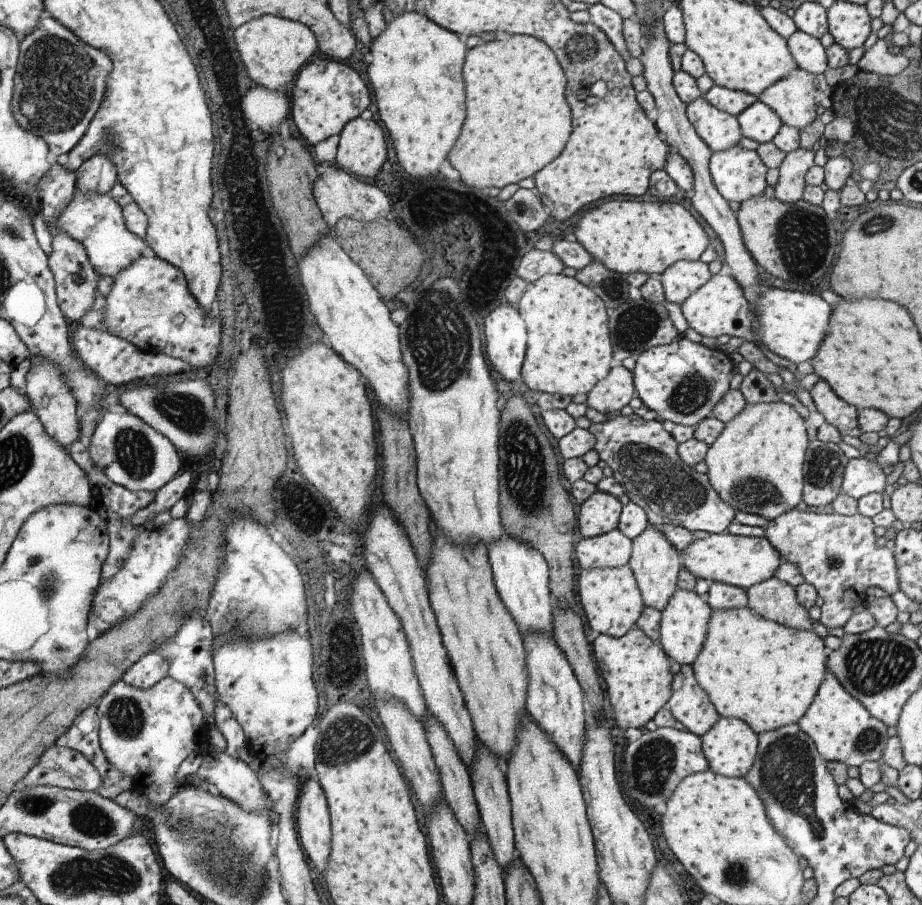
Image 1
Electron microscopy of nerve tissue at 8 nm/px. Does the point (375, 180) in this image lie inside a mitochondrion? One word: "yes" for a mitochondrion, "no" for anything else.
no

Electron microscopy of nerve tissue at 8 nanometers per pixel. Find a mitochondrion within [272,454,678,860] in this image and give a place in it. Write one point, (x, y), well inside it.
(346, 741)

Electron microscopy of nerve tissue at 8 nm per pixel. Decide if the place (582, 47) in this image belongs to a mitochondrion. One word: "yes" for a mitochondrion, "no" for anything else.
yes

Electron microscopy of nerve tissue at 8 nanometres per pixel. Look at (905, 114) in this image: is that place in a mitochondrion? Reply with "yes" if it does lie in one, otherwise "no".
yes

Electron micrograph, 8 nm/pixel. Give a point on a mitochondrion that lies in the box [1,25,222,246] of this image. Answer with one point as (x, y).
(56, 88)

